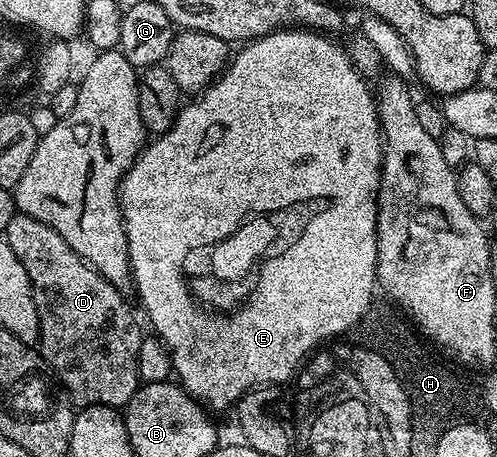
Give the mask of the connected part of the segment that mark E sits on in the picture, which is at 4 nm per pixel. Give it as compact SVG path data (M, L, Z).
M282 27L276 32L271 32L265 36L251 40L244 47L232 54L231 60L225 66L221 76L208 85L203 92L196 94L193 101L184 106L177 114L175 123L165 133L154 136L142 148L141 154L134 159L133 166L127 170L125 177L121 181L119 196L121 199L121 218L125 224L125 234L127 235L127 247L129 248L129 272L131 274L131 285L137 288L137 297L141 300L141 305L145 308L145 313L149 316L149 321L153 324L152 332L160 337L165 348L169 350L169 359L173 363L173 373L176 380L184 385L186 391L198 401L208 403L214 410L232 410L240 397L249 392L250 389L258 387L273 387L276 381L285 381L298 372L299 366L322 344L324 337L337 339L340 333L345 333L358 326L362 317L374 304L373 289L378 288L377 283L377 192L381 186L381 154L383 152L383 138L381 135L381 121L377 118L377 103L374 90L370 82L362 77L348 57L344 48L337 45L332 36L321 31L310 31L305 27Z

